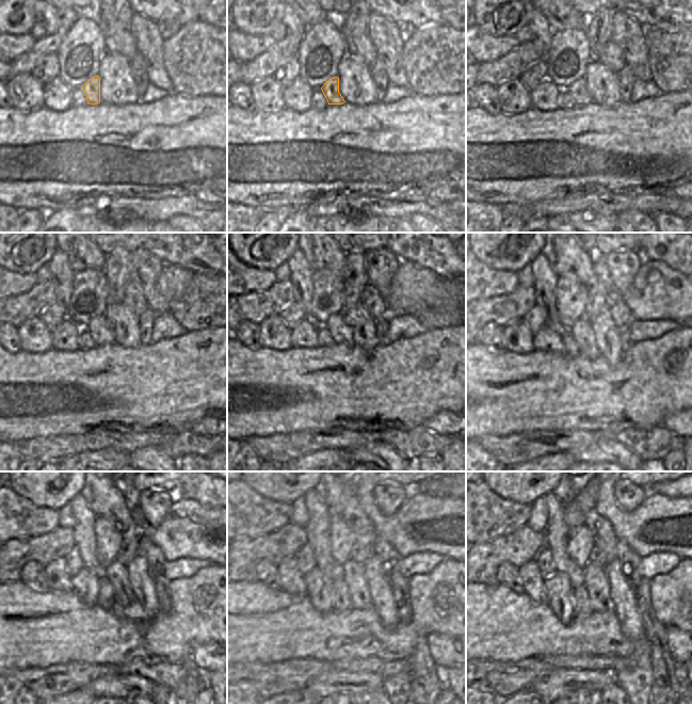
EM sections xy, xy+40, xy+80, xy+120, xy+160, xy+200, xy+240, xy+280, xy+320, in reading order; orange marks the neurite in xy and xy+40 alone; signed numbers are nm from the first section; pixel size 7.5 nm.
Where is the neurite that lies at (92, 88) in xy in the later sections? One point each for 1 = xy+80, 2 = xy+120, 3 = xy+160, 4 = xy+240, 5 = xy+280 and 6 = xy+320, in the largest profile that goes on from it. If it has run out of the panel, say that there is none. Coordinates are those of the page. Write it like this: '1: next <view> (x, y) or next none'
1: next xy+80 (578, 91)
2: next xy+120 (98, 326)
3: next xy+160 (341, 333)
4: next xy+240 (115, 572)
5: next xy+280 (353, 573)
6: next xy+320 (596, 585)

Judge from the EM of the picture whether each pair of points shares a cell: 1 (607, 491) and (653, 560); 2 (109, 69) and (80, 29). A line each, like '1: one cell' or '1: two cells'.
1: two cells
2: two cells

